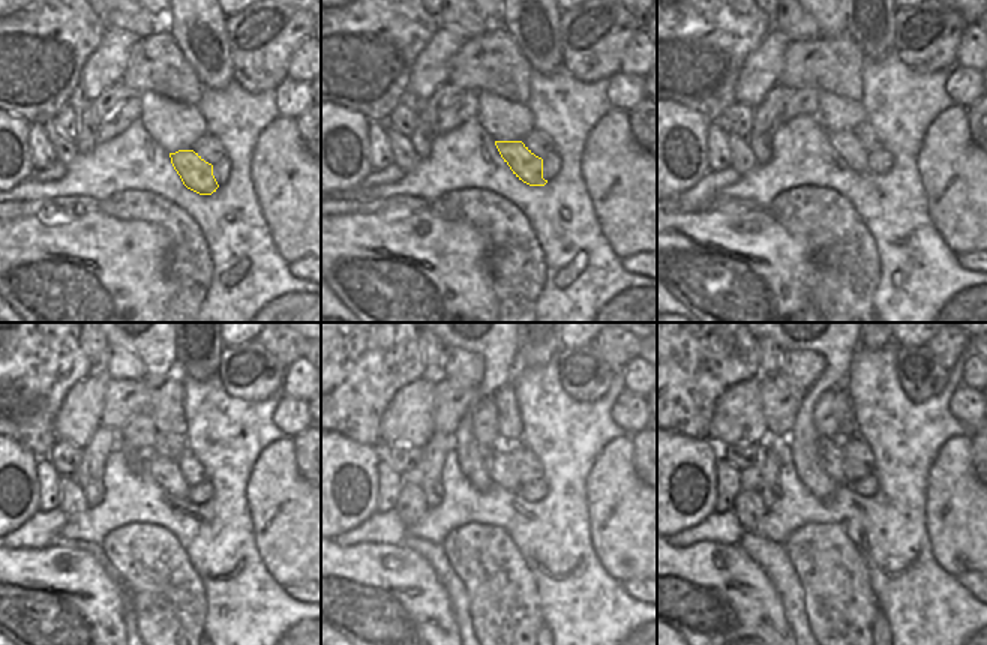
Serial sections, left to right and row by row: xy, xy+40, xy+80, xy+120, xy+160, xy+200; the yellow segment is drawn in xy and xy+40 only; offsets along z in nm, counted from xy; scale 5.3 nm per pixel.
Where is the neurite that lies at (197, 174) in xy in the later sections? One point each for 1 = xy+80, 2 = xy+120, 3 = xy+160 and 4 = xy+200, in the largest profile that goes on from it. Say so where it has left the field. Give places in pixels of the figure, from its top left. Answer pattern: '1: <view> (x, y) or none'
1: xy+80 (848, 147)
2: xy+120 (174, 483)
3: xy+160 (509, 482)
4: xy+200 (840, 480)

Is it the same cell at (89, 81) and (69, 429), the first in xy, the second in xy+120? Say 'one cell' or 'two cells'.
one cell

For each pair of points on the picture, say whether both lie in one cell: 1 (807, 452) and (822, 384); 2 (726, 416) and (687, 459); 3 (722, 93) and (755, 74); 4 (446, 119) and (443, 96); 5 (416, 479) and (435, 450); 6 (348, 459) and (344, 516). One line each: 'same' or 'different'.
1: same
2: different
3: different
4: different
5: same
6: same

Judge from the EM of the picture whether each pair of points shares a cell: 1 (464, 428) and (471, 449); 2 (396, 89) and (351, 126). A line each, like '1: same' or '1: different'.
1: same
2: different

